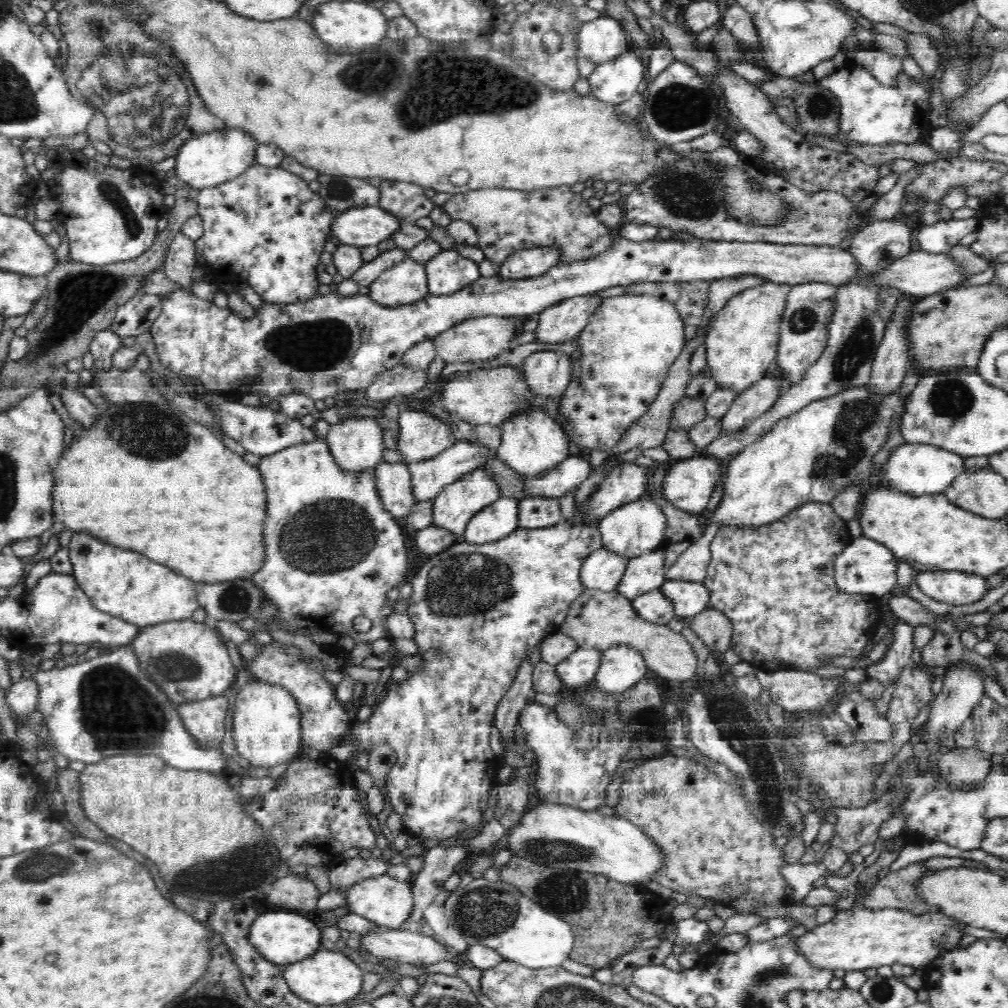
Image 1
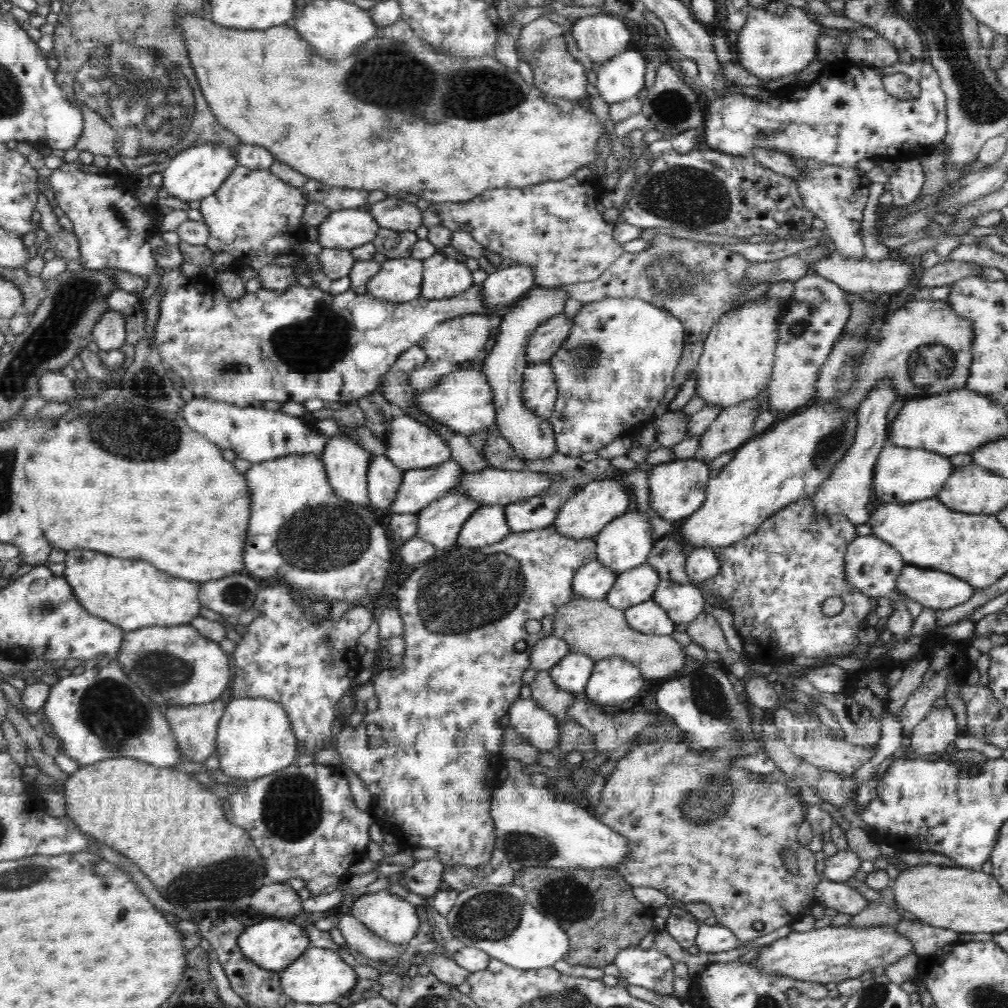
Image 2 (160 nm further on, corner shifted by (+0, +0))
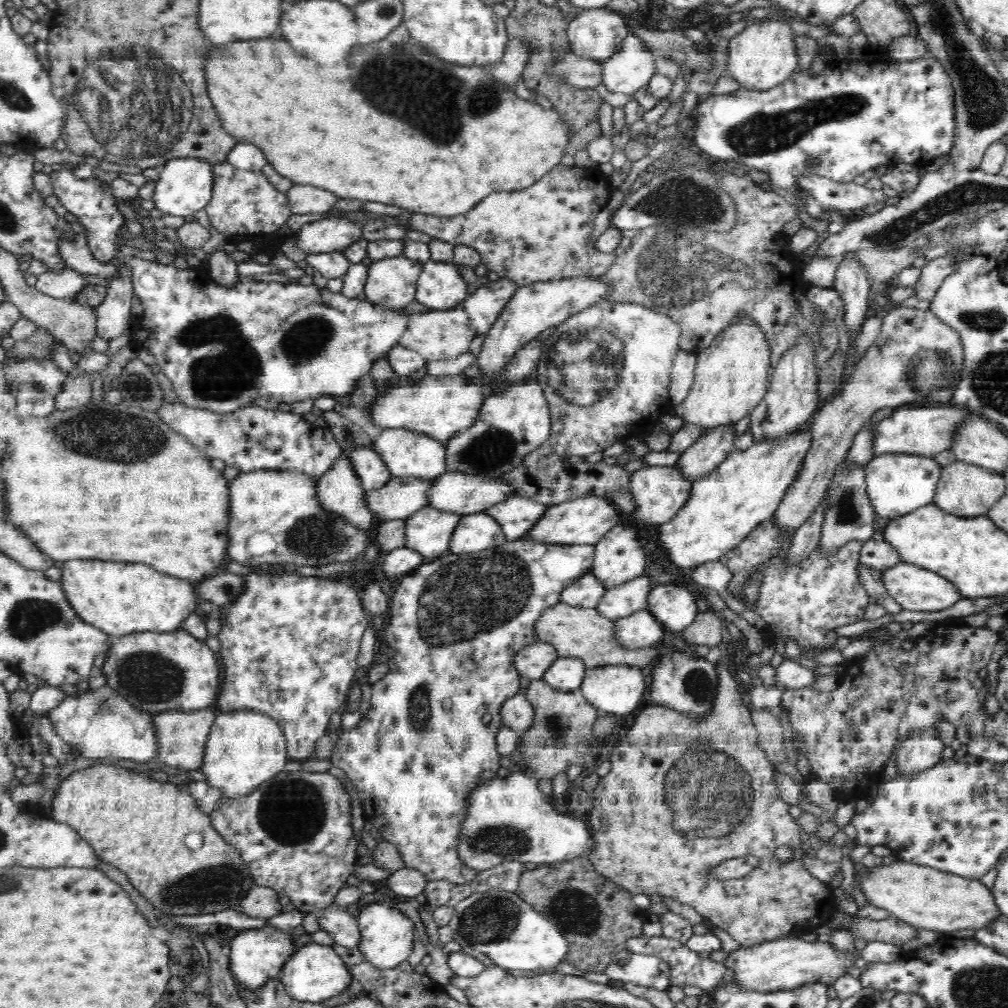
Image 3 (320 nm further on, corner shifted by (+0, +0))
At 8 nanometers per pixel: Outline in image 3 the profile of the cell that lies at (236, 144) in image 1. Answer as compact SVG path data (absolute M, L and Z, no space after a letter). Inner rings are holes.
M174 158L160 168L160 178L155 183L152 202L159 213L170 216L190 216L211 202L215 182L215 164L202 158Z

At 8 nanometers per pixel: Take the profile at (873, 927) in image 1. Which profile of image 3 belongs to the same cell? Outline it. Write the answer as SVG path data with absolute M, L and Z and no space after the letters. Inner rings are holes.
M782 939L762 942L750 947L741 947L730 951L723 965L734 972L739 986L747 986L747 990L776 991L792 990L811 982L822 982L830 986L838 977L846 974L846 966L852 966L856 956L848 952L836 952L830 944L818 944L818 941Z

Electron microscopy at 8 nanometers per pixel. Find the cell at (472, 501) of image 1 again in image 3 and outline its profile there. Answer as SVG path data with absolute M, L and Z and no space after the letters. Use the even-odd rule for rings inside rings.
M426 506L405 519L403 546L424 558L437 558L448 552L455 528L462 520L455 511L436 510Z

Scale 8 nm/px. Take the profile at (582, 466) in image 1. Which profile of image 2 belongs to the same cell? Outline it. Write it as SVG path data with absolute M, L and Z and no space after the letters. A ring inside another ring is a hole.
M486 467L478 472L464 473L456 487L463 487L479 506L494 506L543 495L550 488L552 474L502 470Z

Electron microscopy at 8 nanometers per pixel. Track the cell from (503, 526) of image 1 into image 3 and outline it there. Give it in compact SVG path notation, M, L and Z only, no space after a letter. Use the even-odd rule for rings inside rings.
M485 511L463 515L452 535L449 553L470 554L502 546L507 538L499 522Z

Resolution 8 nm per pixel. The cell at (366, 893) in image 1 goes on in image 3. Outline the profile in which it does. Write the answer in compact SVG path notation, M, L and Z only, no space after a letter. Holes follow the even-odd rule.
M372 904L368 908L362 908L362 914L358 916L358 925L361 939L358 950L364 954L365 960L376 968L396 968L398 964L408 960L408 956L414 948L414 923L408 920L398 909L390 910L386 904Z

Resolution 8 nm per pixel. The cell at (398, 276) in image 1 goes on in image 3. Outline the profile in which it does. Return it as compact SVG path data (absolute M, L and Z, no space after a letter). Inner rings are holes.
M404 255L372 261L368 265L363 298L388 310L404 309L415 300L424 263Z

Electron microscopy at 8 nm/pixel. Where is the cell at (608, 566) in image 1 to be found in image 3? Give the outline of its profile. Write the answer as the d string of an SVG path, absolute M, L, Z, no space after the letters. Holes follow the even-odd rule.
M591 571L567 586L560 594L560 602L568 606L595 608L605 592L604 585Z

